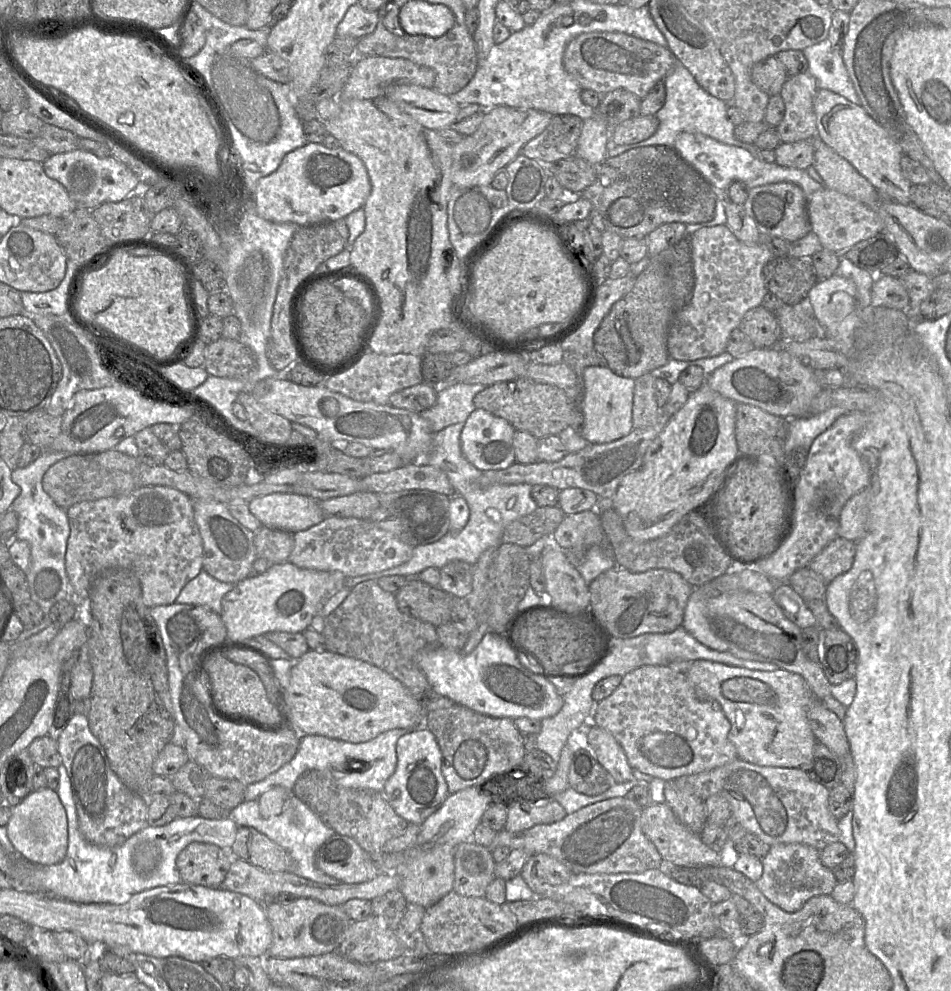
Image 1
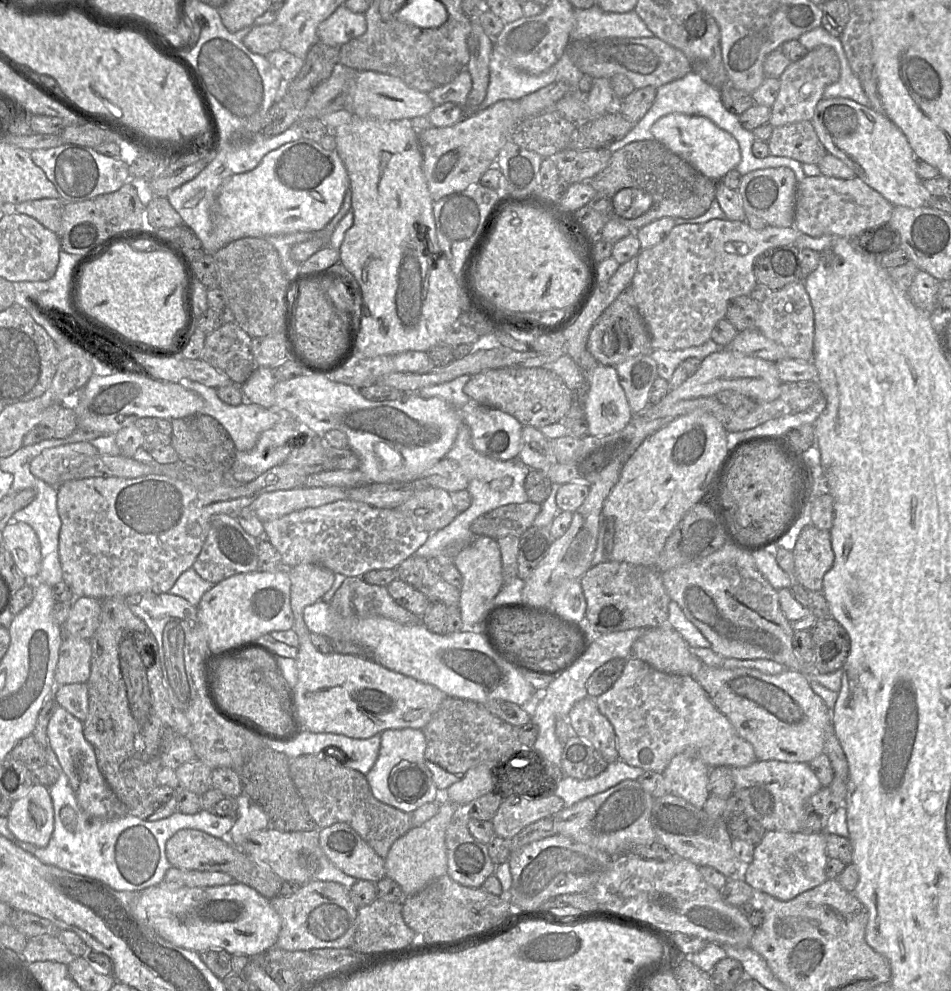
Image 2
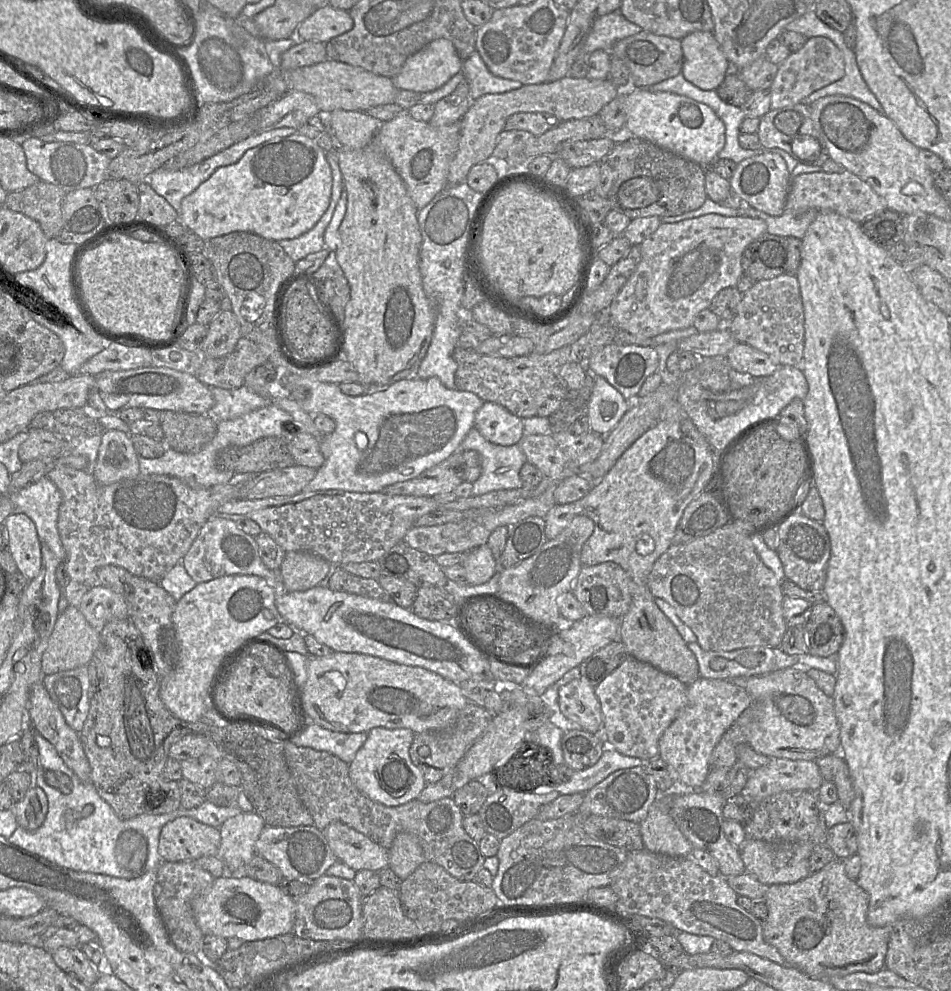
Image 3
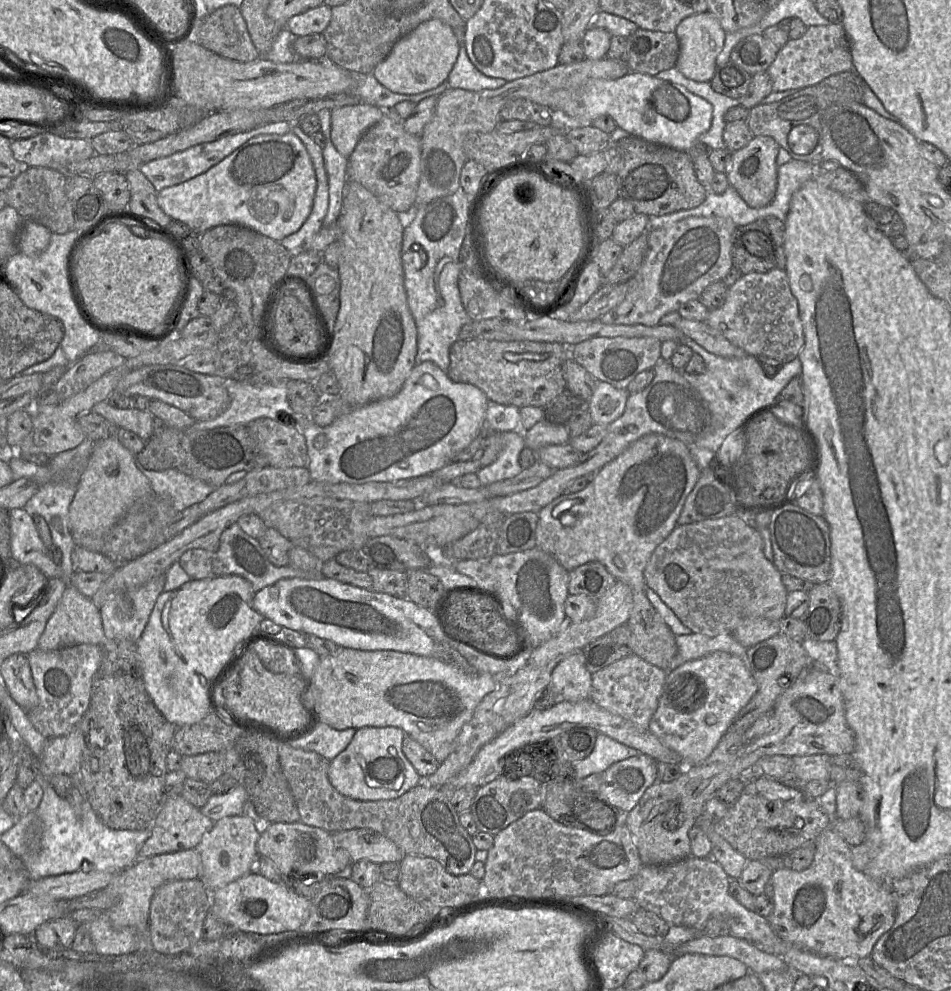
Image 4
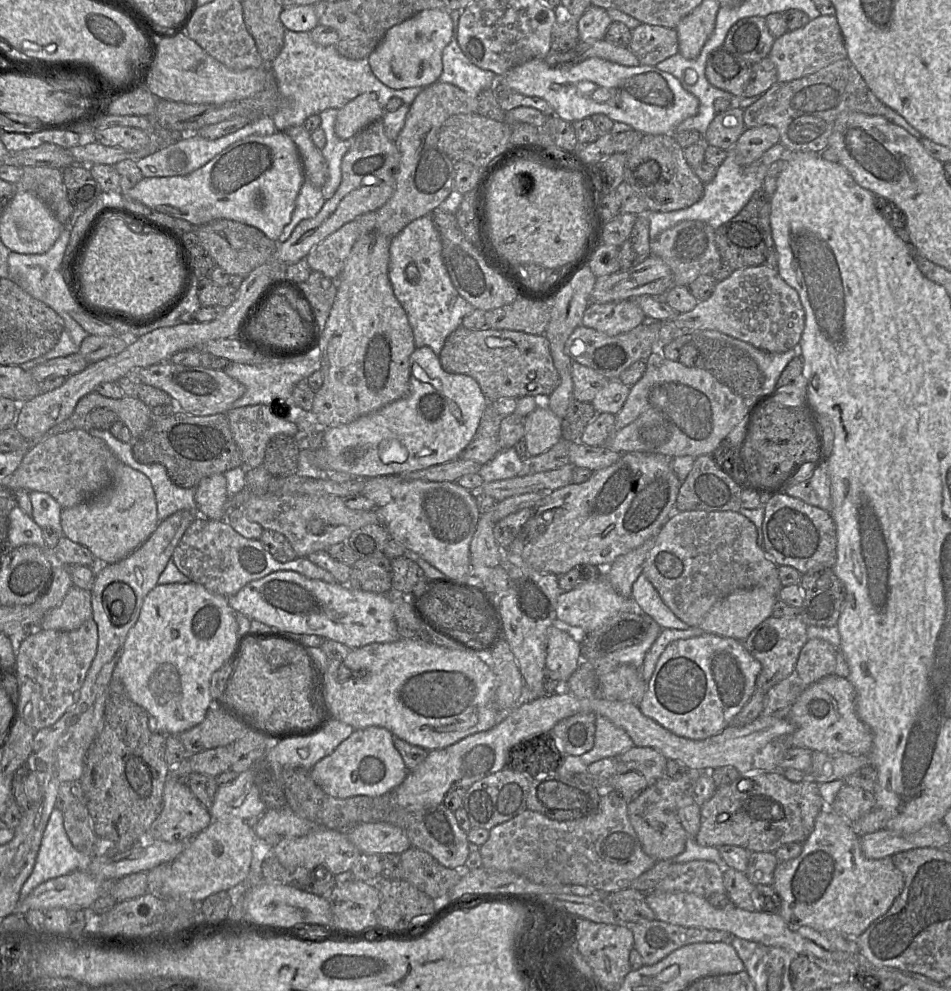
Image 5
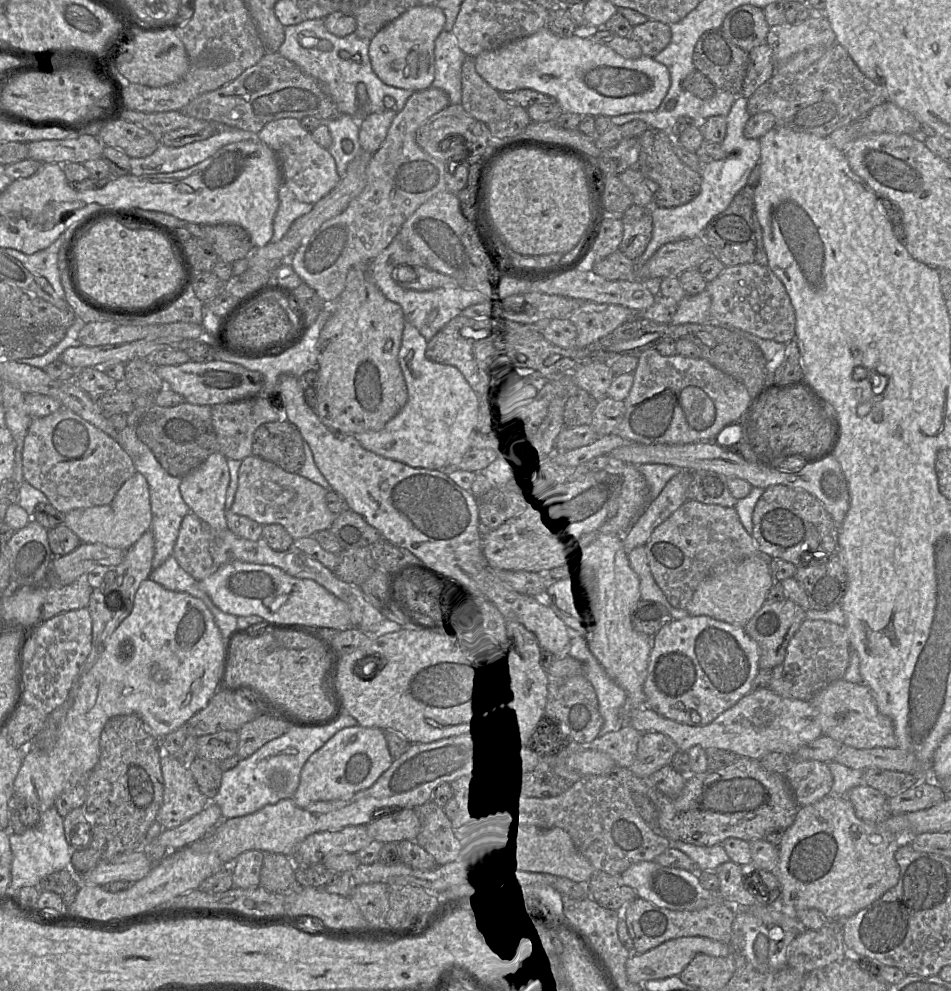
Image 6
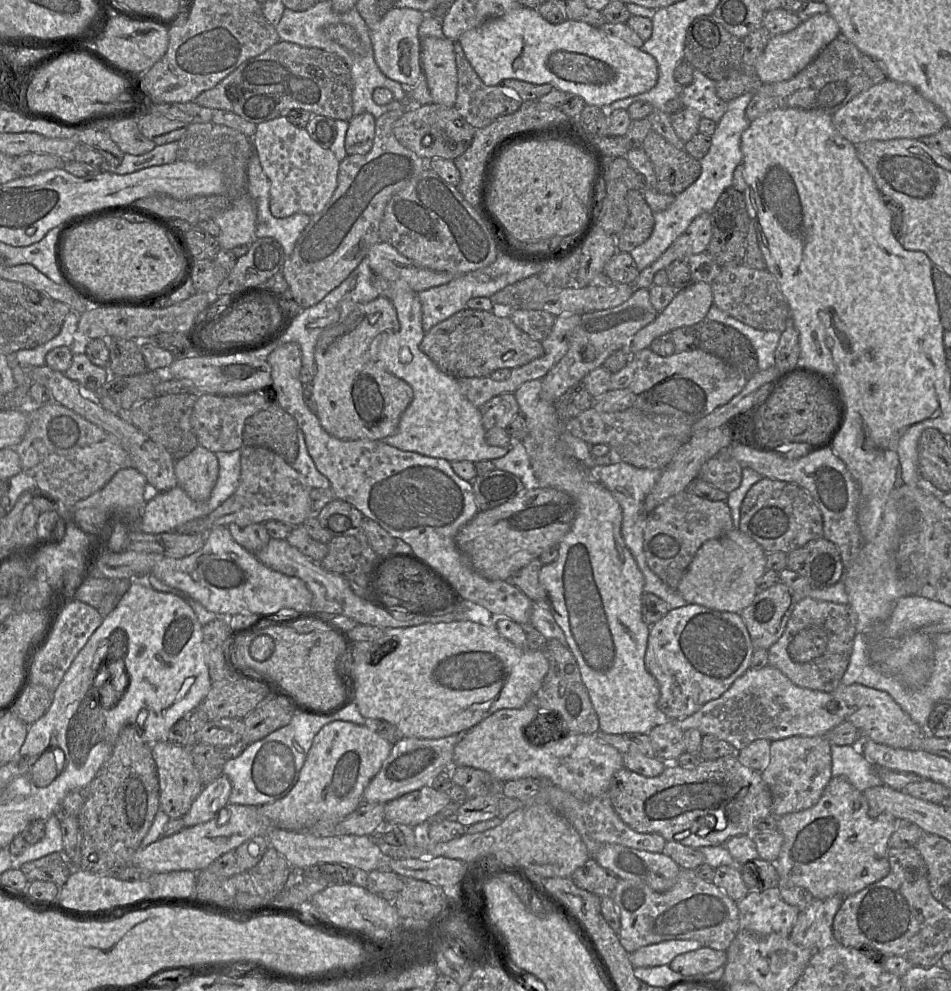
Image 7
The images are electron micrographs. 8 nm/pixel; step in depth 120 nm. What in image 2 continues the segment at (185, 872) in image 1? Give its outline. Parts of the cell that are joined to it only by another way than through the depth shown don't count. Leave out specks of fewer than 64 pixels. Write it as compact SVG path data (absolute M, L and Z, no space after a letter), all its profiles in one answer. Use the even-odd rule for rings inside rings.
M181 829L172 835L165 845L166 857L173 867L185 870L224 872L236 882L243 883L268 900L279 896L283 880L269 867L252 858L227 839L211 836L195 829Z

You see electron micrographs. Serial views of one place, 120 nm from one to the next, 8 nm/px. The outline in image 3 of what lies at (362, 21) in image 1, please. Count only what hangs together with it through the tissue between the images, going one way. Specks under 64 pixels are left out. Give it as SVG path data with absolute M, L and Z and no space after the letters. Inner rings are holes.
M330 4L314 10L296 29L299 40L327 43L332 38L350 31L353 18L348 11Z

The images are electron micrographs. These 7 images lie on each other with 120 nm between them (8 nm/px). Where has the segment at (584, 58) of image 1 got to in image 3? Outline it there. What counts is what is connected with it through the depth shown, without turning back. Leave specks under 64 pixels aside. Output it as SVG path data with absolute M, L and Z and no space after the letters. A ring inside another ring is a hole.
M645 30L616 42L608 52L610 56L621 59L627 65L631 73L631 84L638 88L649 88L677 76L682 70L681 40L656 35Z

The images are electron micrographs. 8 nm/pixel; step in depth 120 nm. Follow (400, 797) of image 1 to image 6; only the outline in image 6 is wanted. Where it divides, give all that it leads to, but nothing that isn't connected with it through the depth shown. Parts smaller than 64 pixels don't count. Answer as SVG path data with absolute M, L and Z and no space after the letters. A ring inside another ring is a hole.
M360 725L343 728L308 758L301 770L300 782L292 800L297 806L305 807L317 801L349 799L358 791L372 786L393 760L380 728Z

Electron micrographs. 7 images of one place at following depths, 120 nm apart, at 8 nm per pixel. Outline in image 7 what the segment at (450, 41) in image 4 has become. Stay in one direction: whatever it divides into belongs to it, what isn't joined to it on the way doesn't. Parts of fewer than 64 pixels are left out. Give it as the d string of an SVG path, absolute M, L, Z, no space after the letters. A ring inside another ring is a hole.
M391 7L371 30L374 59L388 78L409 88L415 87L421 76L421 36L419 27L425 13L412 8Z

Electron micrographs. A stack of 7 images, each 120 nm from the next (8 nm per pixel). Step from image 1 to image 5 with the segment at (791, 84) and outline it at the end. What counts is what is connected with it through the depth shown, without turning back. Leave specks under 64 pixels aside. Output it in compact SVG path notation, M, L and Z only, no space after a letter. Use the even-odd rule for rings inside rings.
M820 15L804 27L787 31L774 40L769 57L777 70L777 81L789 82L802 78L848 57L843 35L835 15Z

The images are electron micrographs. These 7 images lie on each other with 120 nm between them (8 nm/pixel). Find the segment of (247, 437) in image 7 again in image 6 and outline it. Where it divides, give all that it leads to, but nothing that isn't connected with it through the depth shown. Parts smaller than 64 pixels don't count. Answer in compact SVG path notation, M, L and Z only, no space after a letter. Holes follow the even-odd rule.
M282 418L260 425L254 434L252 455L298 474L303 465L304 439L298 428Z

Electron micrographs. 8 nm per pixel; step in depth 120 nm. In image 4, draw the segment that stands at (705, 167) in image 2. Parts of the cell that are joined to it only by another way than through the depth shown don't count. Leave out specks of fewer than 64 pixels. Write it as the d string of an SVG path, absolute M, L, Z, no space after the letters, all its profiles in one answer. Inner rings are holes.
M629 72L615 80L590 79L578 90L578 95L579 114L564 119L565 130L572 126L591 124L600 115L609 115L618 127L626 130L631 136L687 152L699 139L700 135L710 129L712 123L713 107L708 101L679 84L648 74Z

